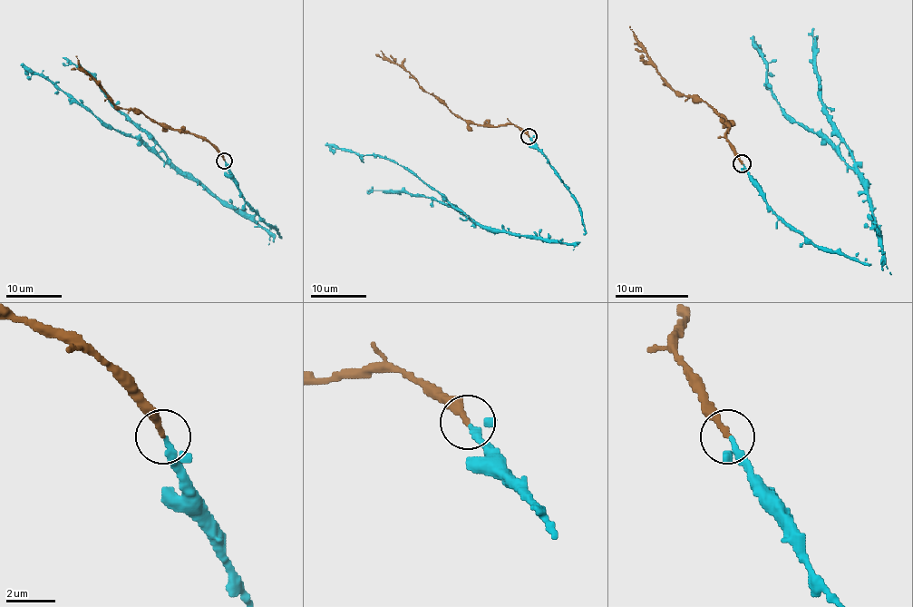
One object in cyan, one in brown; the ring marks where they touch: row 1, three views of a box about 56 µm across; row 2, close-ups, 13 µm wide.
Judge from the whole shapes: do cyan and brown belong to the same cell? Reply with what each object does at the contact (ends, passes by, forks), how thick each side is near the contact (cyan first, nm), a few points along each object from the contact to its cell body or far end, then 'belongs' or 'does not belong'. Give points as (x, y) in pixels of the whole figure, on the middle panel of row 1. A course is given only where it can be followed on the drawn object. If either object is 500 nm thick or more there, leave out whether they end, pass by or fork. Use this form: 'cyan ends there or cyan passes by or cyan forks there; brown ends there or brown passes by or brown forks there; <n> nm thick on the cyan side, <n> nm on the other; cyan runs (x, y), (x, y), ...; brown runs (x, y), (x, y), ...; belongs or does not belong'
cyan passes by; brown ends there; 200 nm thick on the cyan side, 280 nm on the other; cyan runs (529, 136), (569, 191), (585, 228), (579, 241), (546, 241), (481, 228), (401, 164), (325, 143); brown runs (529, 136), (514, 124), (496, 127), (469, 122), (455, 115), (422, 89), (410, 73), (391, 63), (381, 51); belongs

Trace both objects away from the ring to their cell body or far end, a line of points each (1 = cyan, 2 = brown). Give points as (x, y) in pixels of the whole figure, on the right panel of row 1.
1: (743, 163), (762, 200), (814, 244), (880, 264), (882, 244), (862, 180), (820, 133), (779, 106), (752, 38)
2: (743, 163), (725, 139), (730, 128), (704, 101), (680, 95), (659, 74), (630, 27)

